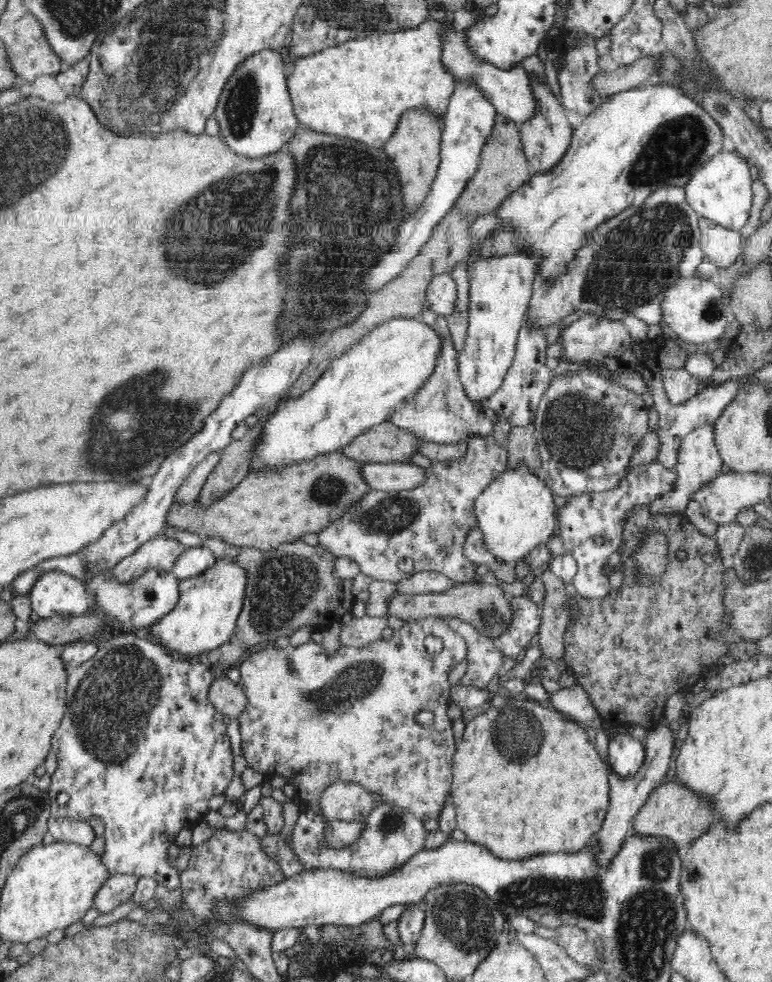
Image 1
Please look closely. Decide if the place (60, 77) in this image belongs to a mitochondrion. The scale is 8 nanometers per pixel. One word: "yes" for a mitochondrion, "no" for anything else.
no

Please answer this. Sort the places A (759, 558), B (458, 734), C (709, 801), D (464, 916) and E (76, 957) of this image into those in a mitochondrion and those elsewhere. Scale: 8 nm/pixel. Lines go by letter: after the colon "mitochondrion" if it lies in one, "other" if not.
A: mitochondrion
B: other
C: other
D: mitochondrion
E: other

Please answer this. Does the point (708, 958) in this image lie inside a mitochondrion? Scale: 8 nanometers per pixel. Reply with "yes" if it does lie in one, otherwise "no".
no

